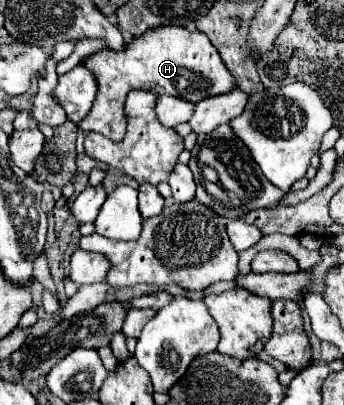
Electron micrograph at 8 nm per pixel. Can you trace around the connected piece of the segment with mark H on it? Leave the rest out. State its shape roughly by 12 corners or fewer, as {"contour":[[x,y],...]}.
{"contour":[[153,27],[85,57],[81,131],[125,137],[131,89],[191,103],[235,89],[201,31]]}

